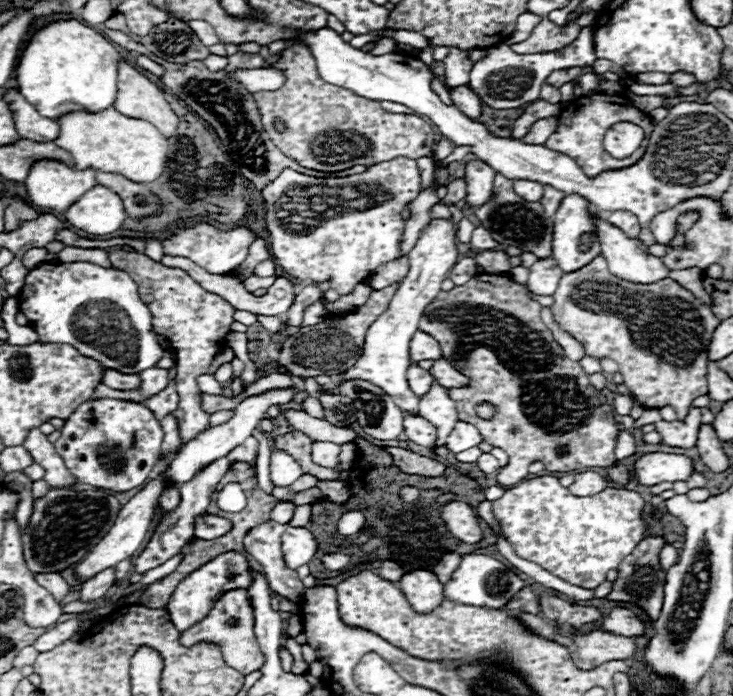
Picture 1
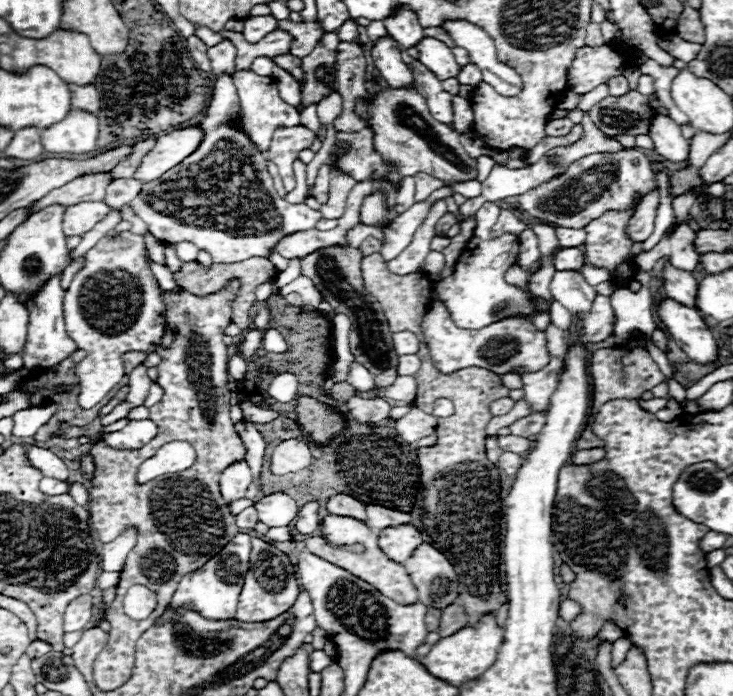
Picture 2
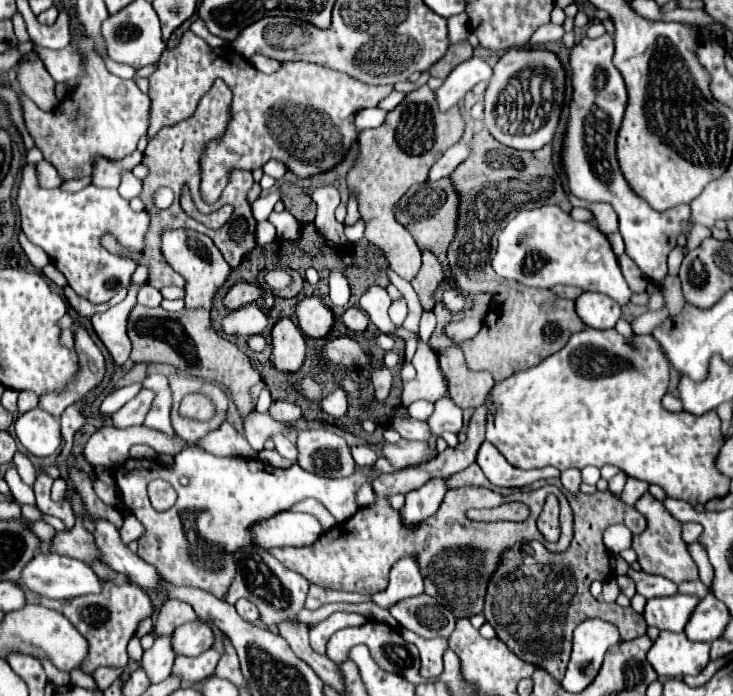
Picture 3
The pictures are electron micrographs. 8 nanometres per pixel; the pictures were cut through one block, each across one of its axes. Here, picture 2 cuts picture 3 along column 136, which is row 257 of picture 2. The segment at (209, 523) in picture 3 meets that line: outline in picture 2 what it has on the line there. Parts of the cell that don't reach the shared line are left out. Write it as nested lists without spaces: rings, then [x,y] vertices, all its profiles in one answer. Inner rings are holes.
[[[486,202],[478,212],[476,212],[476,230],[472,240],[466,244],[466,248],[462,250],[454,274],[440,280],[436,286],[436,294],[440,296],[440,300],[446,304],[446,308],[450,310],[452,320],[456,322],[458,328],[466,328],[466,330],[480,330],[484,326],[490,326],[502,318],[508,316],[534,316],[536,306],[542,312],[550,312],[550,304],[546,304],[542,298],[536,298],[536,304],[532,302],[530,292],[512,286],[506,282],[506,272],[510,266],[516,264],[518,260],[518,252],[520,252],[520,244],[518,244],[518,236],[516,234],[502,234],[498,238],[490,238],[490,228],[494,226],[494,220],[498,220],[500,208],[494,202]]]

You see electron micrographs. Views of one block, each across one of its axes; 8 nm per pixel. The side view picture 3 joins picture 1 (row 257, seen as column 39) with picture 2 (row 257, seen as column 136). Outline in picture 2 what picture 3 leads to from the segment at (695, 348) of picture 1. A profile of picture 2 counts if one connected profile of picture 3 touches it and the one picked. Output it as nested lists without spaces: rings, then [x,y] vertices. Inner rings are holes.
[[[604,212],[598,220],[592,220],[584,228],[586,264],[610,270],[620,282],[626,282],[634,272],[634,266],[628,264],[632,242],[624,234],[630,218],[632,212]]]

